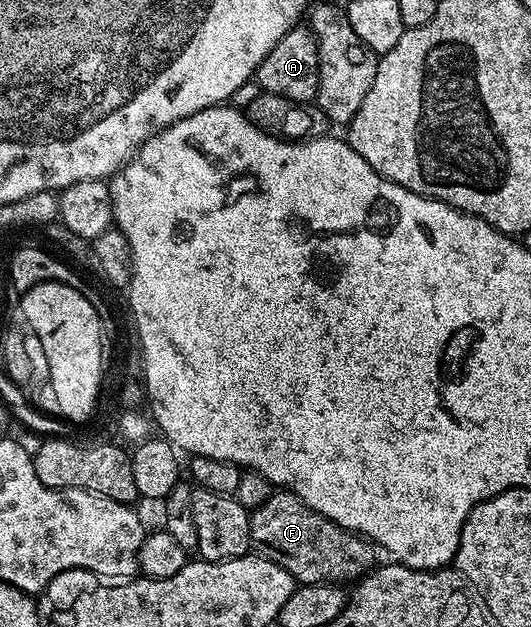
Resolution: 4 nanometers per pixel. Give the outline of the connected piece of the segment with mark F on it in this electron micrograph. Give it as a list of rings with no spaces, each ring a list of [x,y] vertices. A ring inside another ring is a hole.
[[[274,491],[258,509],[249,514],[249,536],[252,548],[271,563],[279,563],[302,585],[327,585],[356,582],[374,568],[374,546],[360,533],[331,523],[311,507],[304,505],[295,494]]]

